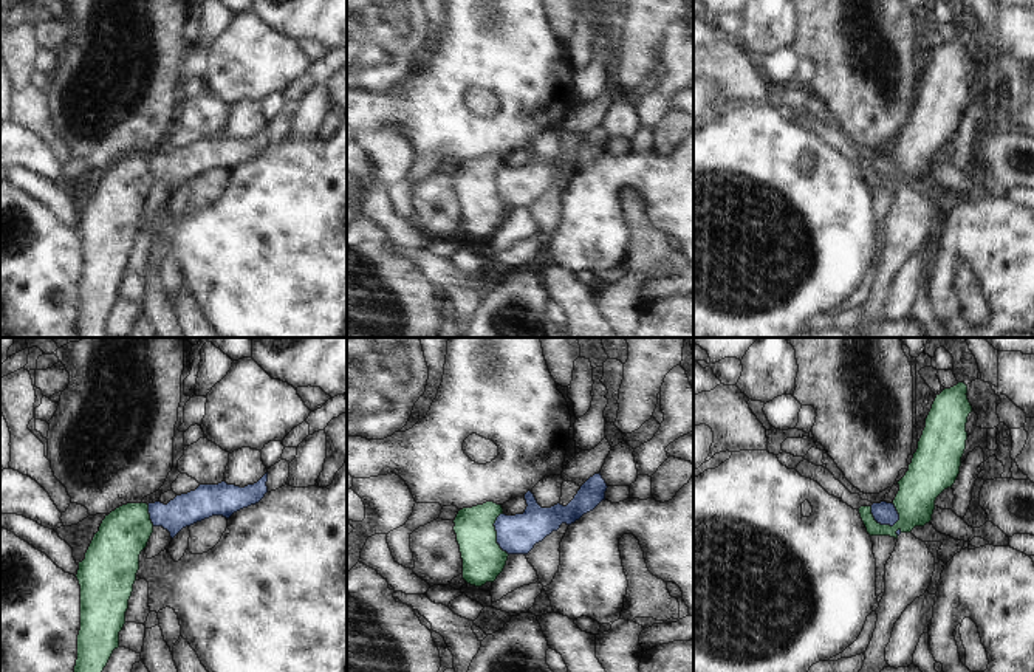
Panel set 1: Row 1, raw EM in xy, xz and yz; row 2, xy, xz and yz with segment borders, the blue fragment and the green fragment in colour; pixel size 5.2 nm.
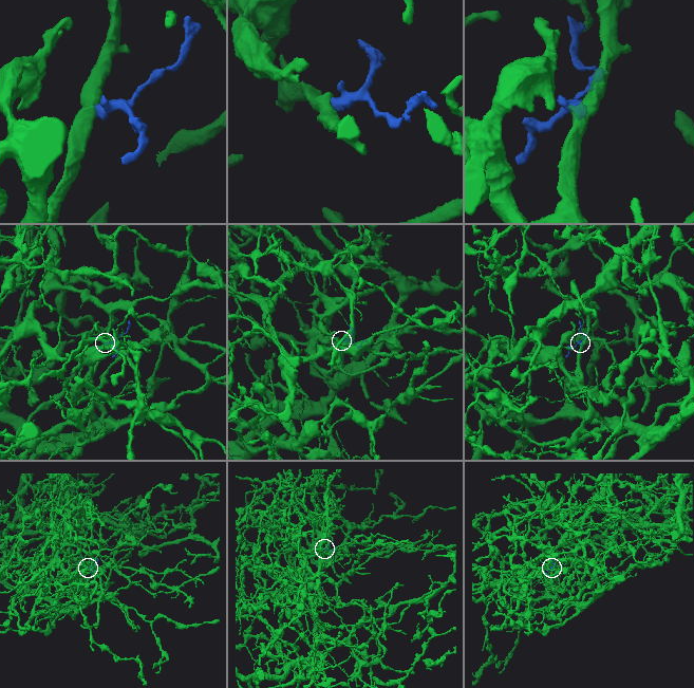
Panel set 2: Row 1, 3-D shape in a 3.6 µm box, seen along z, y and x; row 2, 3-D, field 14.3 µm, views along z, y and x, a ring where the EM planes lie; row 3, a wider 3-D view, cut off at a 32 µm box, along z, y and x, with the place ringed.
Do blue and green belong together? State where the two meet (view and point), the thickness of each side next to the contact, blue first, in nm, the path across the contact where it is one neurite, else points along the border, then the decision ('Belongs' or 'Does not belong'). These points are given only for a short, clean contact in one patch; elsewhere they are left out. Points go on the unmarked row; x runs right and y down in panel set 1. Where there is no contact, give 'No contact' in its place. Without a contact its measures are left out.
Touches blue at yz (881, 177). Thickness 120 nm (blue) against 200 nm. Boundary: yz (870, 160), (872, 169), (884, 178), (893, 178), (900, 172). Does not belong.

